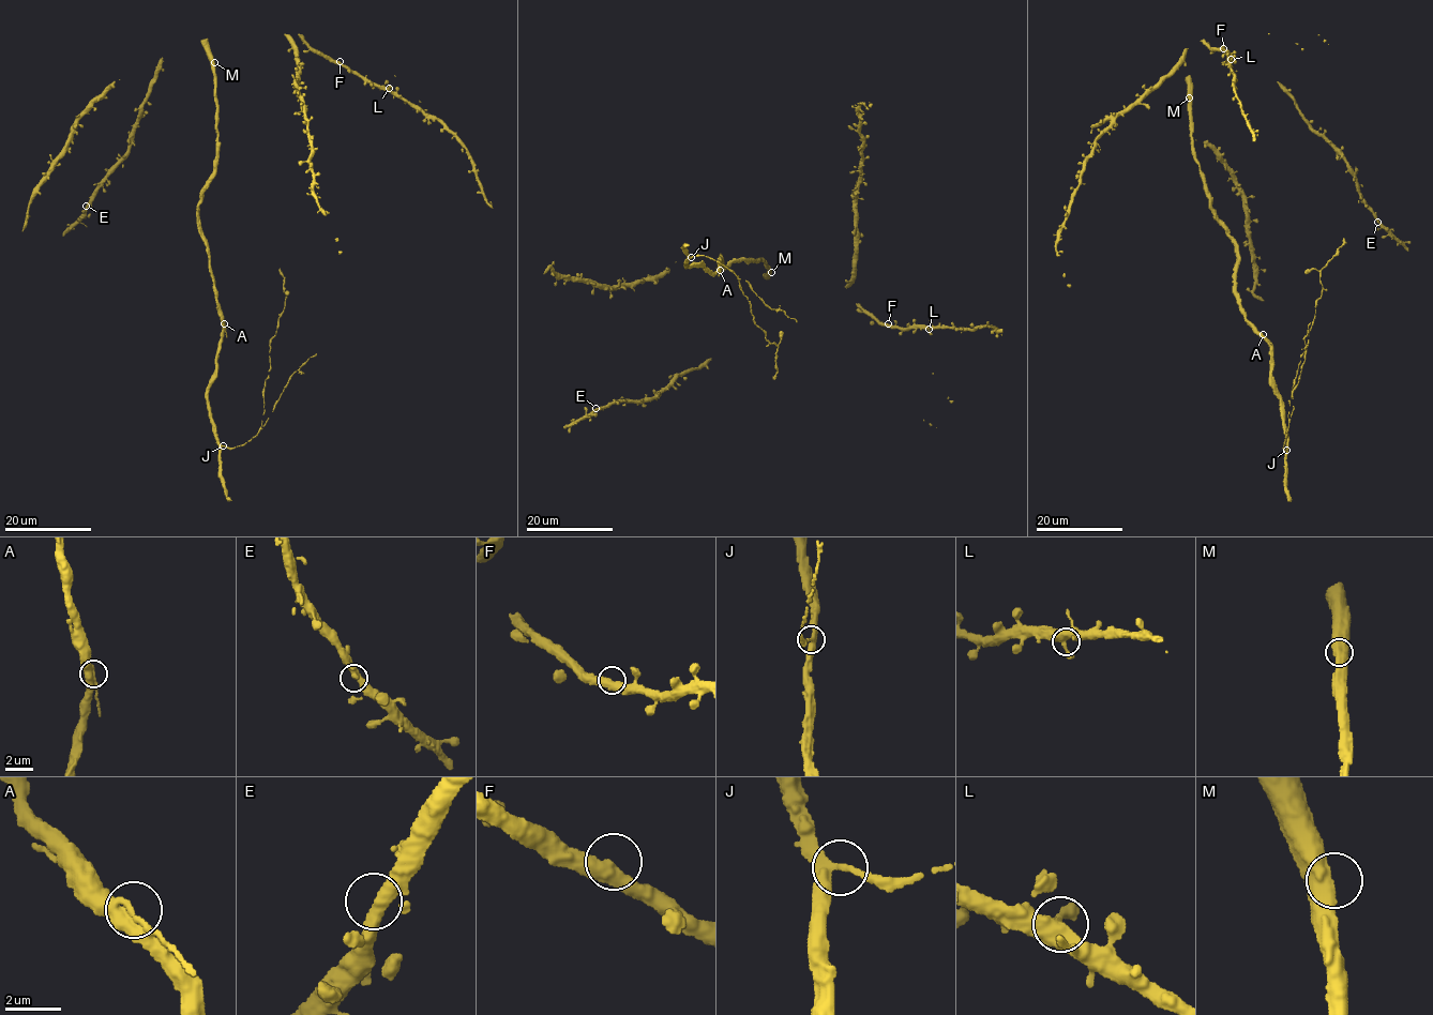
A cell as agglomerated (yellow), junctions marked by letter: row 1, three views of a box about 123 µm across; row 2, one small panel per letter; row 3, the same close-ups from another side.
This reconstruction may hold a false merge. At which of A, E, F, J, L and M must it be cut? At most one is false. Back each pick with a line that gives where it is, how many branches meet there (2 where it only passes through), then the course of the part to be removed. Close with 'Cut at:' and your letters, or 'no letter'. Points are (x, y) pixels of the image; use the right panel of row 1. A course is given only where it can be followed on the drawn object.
J: Place: (1286, 450). Branches: 3. Course of the part to remove: (1286, 450), (1294, 379), (1323, 290), (1321, 270), (1343, 238)
Cut at: J

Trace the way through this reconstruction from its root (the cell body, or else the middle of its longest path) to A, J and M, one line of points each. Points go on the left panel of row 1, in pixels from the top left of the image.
A: (199, 203), (199, 235), (205, 242), (215, 301), (224, 323)
J: (199, 203), (199, 235), (209, 259), (223, 332), (216, 377), (208, 391), (209, 415), (216, 441), (222, 445)
M: (199, 203), (216, 154), (214, 62)

